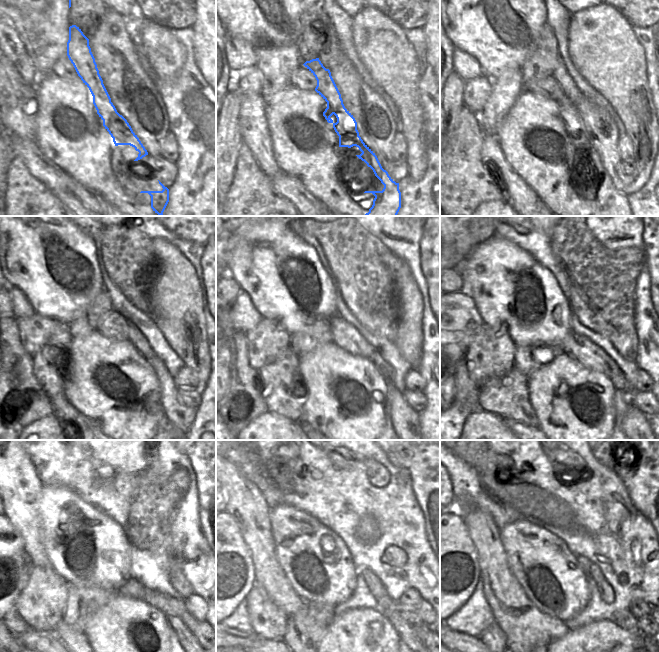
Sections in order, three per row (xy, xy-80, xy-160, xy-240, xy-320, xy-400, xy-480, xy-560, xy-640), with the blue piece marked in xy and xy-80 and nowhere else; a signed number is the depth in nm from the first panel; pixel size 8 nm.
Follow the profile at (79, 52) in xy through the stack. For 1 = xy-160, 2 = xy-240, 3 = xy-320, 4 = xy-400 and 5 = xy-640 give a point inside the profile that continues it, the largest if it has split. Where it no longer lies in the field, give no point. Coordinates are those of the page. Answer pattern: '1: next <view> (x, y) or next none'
1: next xy-160 (607, 195)
2: next xy-240 (163, 419)
3: next none
4: next none
5: next none

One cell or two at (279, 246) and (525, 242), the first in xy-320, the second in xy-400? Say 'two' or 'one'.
two

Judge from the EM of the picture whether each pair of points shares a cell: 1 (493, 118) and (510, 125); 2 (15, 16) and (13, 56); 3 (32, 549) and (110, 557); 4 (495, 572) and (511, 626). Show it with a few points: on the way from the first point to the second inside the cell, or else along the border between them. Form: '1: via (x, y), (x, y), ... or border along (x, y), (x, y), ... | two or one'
1: border along (515, 101), (501, 122), (496, 134) | two
2: border along (10, 25), (16, 32), (25, 50) | two
3: border along (40, 527), (40, 539), (51, 566) | two
4: via (499, 585), (511, 613) | one

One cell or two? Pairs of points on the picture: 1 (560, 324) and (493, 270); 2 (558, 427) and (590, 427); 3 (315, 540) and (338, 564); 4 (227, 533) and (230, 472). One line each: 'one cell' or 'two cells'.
1: one cell
2: one cell
3: one cell
4: two cells

